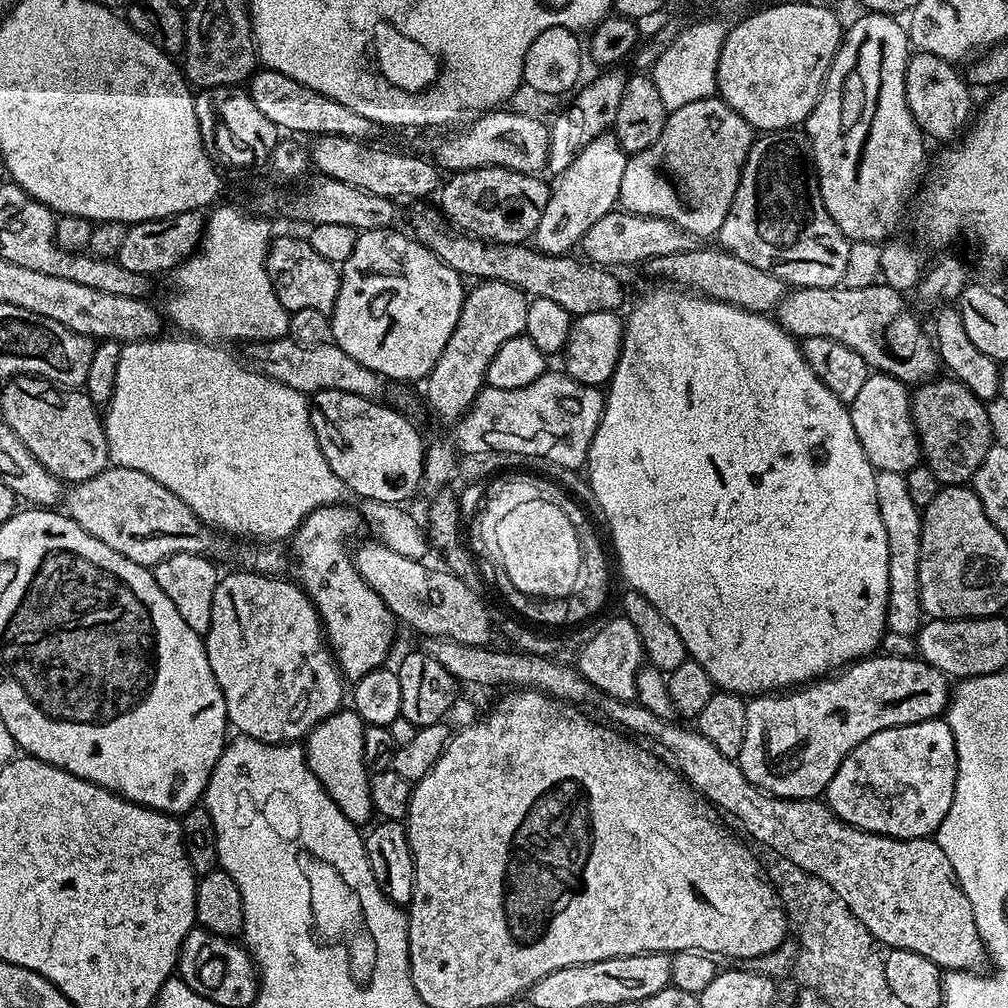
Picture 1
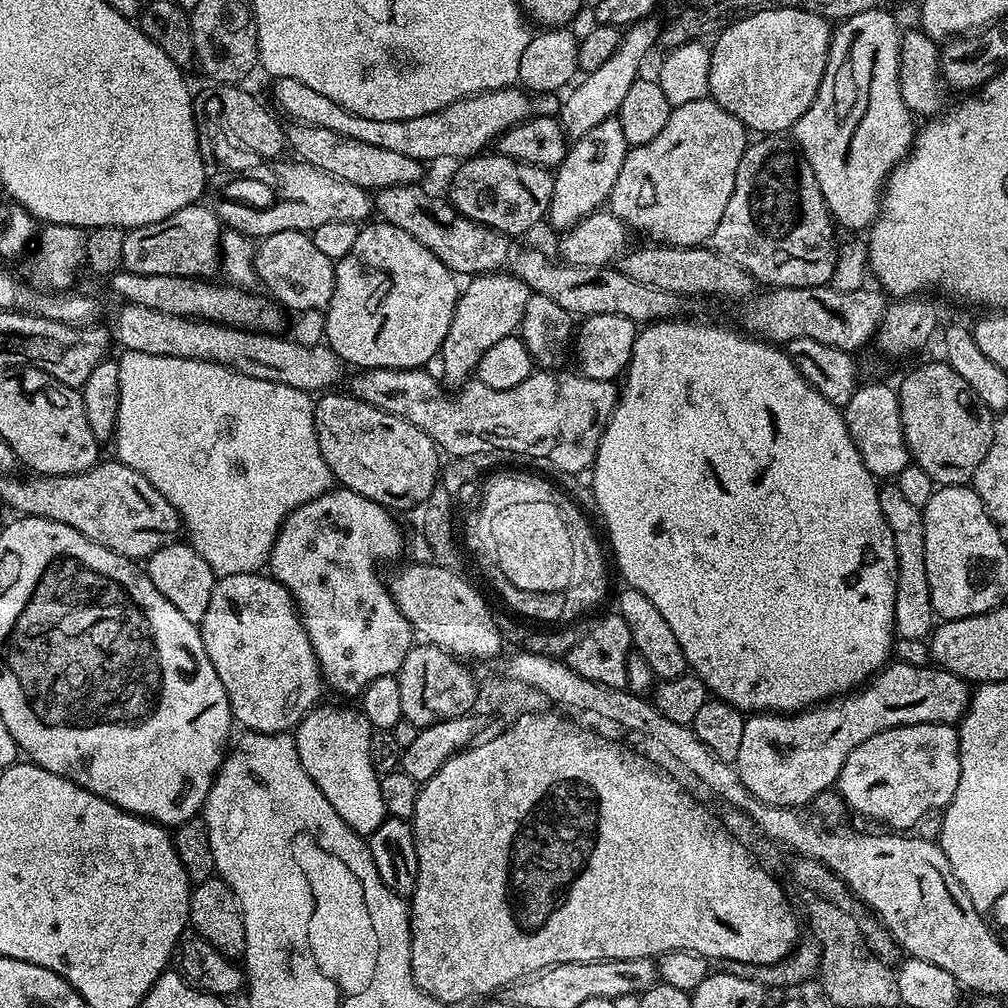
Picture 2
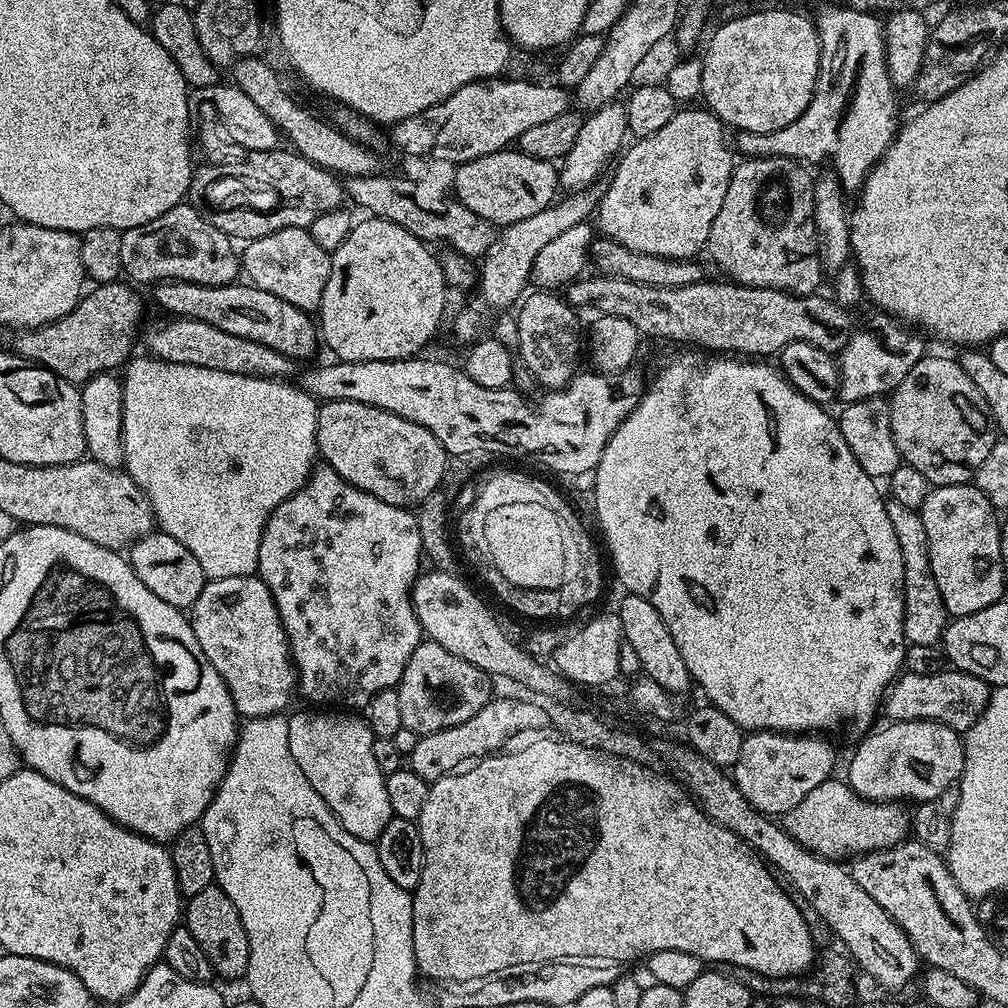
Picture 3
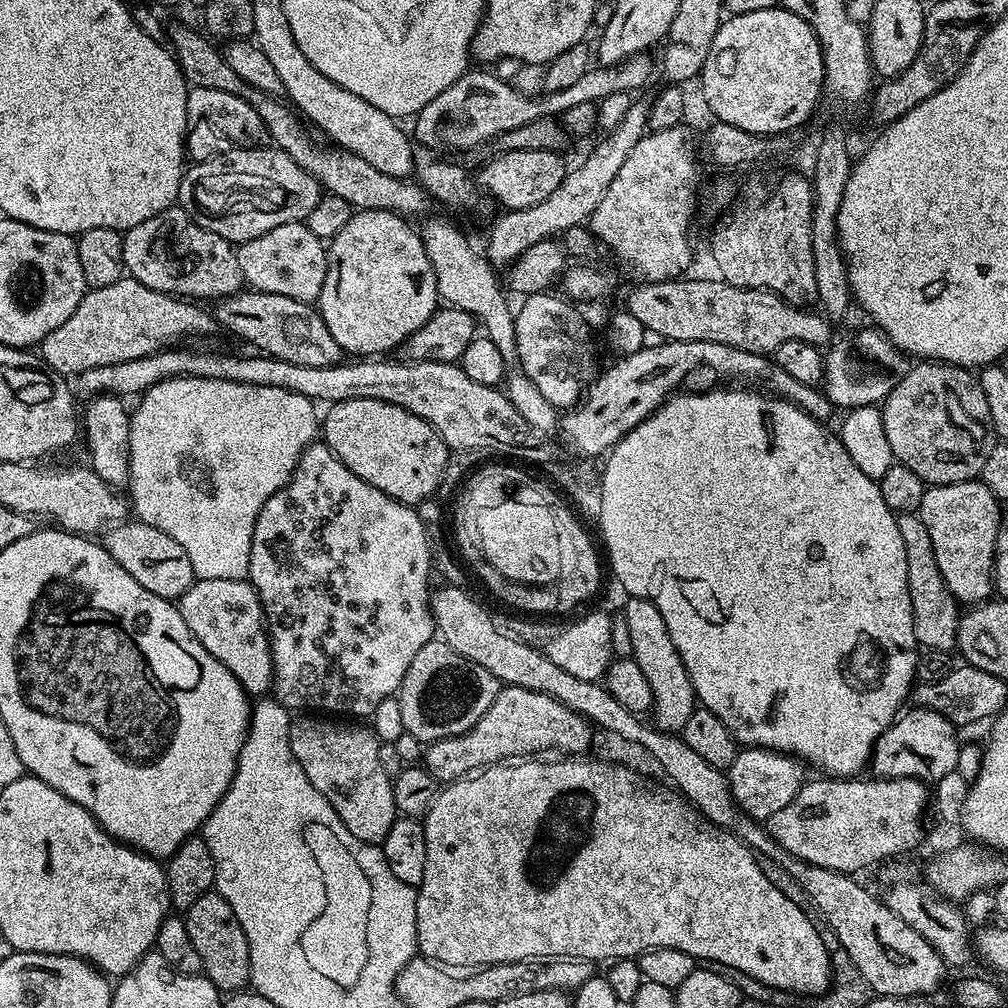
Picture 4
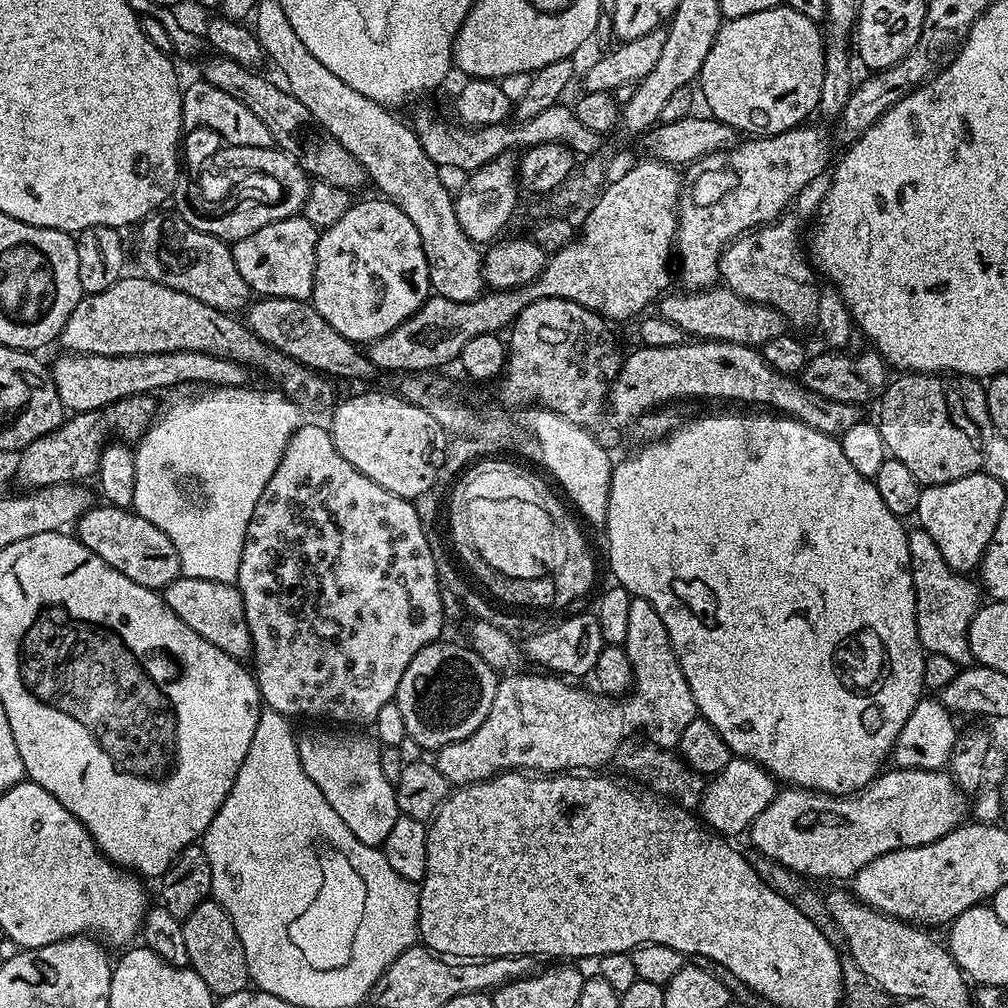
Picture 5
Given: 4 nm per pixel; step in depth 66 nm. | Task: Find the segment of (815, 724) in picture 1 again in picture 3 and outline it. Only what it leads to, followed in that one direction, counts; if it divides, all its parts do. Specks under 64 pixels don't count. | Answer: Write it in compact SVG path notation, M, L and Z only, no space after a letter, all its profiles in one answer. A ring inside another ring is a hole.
M945 670L938 674L914 674L905 671L892 681L882 701L882 712L883 715L888 715L887 719L892 722L898 720L938 720L941 724L950 726L956 732L963 734L970 726L974 726L974 722L980 717L982 710L986 710L989 695L989 684L974 674L955 670ZM761 730L759 732L748 732L742 742L742 750L738 754L738 762L731 769L730 775L736 781L736 788L744 795L746 802L750 802L750 806L754 806L759 812L763 812L766 816L773 818L783 817L784 813L794 810L794 806L798 806L798 802L802 802L802 798L806 798L806 794L810 794L810 790L814 790L814 786L822 786L822 782L826 782L833 775L832 767L836 764L836 752L832 749L832 744L828 740L823 740L820 734L789 734L786 732L770 732Z

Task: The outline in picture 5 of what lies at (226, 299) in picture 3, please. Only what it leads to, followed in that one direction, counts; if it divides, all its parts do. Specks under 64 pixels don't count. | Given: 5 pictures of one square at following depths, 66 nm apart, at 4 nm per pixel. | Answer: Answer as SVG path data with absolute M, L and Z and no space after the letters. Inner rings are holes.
M269 296L267 298L256 298L249 303L246 309L246 327L262 342L274 346L282 354L286 354L291 360L297 360L307 368L314 369L329 378L342 376L346 380L368 380L372 375L377 375L378 369L369 362L367 355L352 341L342 338L322 314L313 308L311 303L302 300L291 300L285 296Z

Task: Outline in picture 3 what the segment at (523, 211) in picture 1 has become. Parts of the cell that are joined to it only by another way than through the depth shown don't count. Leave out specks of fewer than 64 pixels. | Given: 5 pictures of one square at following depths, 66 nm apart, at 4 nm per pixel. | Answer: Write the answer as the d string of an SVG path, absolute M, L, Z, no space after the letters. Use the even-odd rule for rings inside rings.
M519 150L486 154L459 165L453 186L455 199L466 210L474 210L474 214L497 226L522 222L522 218L546 210L557 199L556 190L561 187L560 174L553 161L534 158Z

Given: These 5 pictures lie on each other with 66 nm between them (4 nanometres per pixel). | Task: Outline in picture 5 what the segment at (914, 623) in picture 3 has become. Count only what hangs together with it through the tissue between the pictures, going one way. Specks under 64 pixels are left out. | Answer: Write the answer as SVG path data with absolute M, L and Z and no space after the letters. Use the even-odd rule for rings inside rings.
M919 526L913 527L908 532L908 545L910 546L910 574L914 582L914 598L916 599L916 625L918 626L918 638L920 644L924 647L925 653L933 652L934 654L943 654L946 658L951 658L955 664L968 666L973 663L972 651L970 650L970 638L968 631L970 630L970 622L974 618L974 614L981 608L981 593L978 591L977 585L971 584L971 579L959 572L955 572L950 566L946 566L946 558L942 558L942 554L938 551L938 546L934 542L934 538L930 538L930 534L926 534L926 530Z

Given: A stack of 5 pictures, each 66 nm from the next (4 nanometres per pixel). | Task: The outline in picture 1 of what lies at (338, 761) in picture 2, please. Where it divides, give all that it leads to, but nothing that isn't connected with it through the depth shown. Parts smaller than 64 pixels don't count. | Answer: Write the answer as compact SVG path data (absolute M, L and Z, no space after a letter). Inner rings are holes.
M341 710L314 726L306 737L308 765L314 778L322 782L326 794L330 794L338 810L342 810L342 814L346 814L346 818L357 826L367 825L374 816L370 798L370 773L362 758L365 727L364 719L355 710Z

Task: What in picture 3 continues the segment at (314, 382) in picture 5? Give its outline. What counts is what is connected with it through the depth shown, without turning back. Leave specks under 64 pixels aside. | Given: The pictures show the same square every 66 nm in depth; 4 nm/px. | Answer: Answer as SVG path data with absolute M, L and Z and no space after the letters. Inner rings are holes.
M124 282L93 287L92 293L81 295L79 304L70 315L40 328L17 331L10 344L11 351L42 368L49 368L61 380L71 380L77 386L100 372L119 369L133 355L136 340L138 344L136 327L144 312L144 304L135 292L137 289L127 286L132 287Z

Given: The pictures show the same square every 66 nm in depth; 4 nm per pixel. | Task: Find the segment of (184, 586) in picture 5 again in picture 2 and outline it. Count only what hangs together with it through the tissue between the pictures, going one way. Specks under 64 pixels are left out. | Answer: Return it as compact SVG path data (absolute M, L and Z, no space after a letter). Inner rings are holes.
M251 572L219 577L214 594L210 594L210 606L206 606L198 627L206 658L210 658L214 674L222 681L233 721L239 727L241 724L241 729L262 734L291 733L300 719L321 703L320 695L326 692L326 685L320 674L320 663L312 653L295 600L271 575Z

